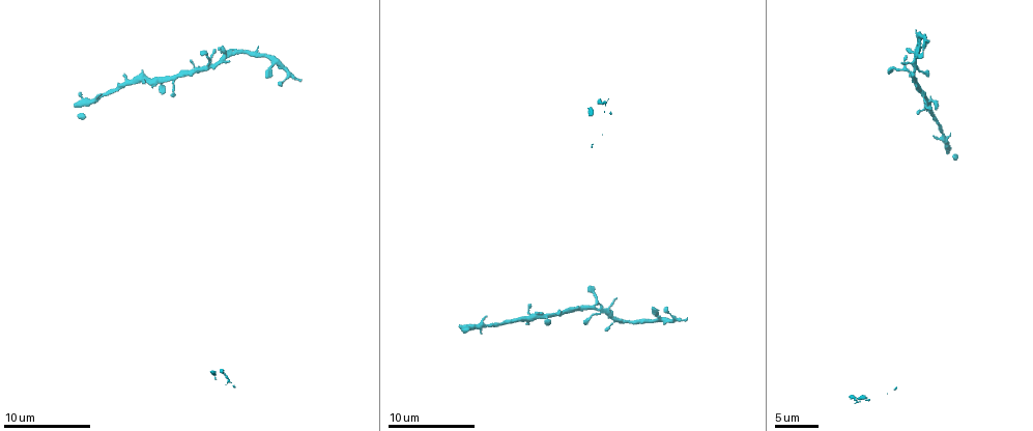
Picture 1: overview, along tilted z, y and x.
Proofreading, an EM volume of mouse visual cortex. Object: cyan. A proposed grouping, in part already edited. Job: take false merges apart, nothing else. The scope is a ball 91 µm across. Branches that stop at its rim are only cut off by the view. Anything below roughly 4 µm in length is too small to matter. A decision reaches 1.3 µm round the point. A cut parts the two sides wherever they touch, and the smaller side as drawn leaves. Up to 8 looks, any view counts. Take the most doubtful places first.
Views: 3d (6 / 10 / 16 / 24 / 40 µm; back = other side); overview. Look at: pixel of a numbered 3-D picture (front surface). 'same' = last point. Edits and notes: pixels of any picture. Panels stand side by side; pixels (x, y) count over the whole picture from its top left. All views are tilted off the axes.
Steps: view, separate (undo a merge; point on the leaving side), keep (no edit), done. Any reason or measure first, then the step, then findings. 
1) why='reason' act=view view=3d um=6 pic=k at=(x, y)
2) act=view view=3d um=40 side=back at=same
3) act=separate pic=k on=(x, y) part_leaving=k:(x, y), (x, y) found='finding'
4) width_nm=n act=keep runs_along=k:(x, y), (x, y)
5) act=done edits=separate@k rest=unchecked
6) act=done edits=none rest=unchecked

why='sudden change in width' act=view view=3d um=10 pic=1 at=(284, 68)

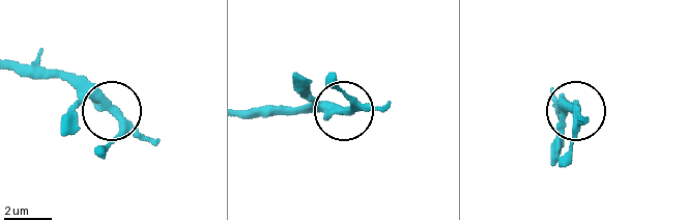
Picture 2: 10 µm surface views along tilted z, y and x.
act=keep runs_along=2:(16, 66), (76, 73), (151, 145) found='one neuron here'

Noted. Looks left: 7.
why='three-way junction' act=view view=3d um=10 pic=1 at=(923, 94)

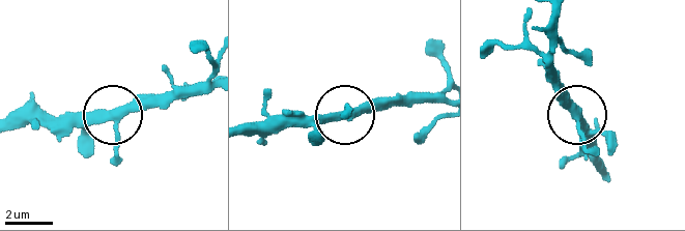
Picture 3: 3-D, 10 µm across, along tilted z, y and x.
act=view view=3d um=10 side=back pic=3 at=(110, 112)

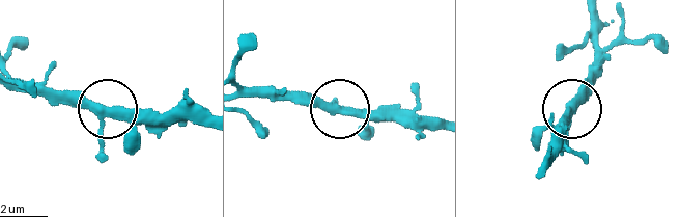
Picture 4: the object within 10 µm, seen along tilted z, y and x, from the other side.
width_nm=320 act=keep runs_along=4:(96, 159), (109, 113), (166, 114) found='continuous, no second neuron'

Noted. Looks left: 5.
why='four-way junction' act=view view=3d um=10 pic=1 at=(594, 310)

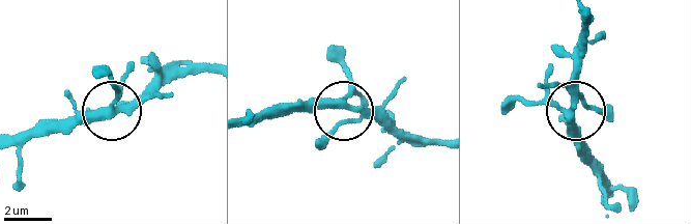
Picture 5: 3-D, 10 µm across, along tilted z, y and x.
act=view view=3d um=10 side=back pic=5 at=(112, 110)

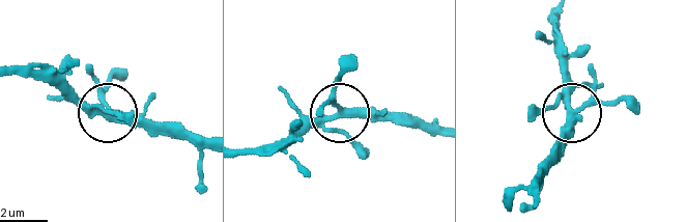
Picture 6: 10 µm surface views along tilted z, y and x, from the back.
width_nm=300 act=keep runs_along=6:(526, 209), (555, 163), (575, 112), (632, 99) found='one neuron here'

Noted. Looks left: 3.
why='three arms meet' act=view view=3d um=10 pic=1 at=(509, 322)

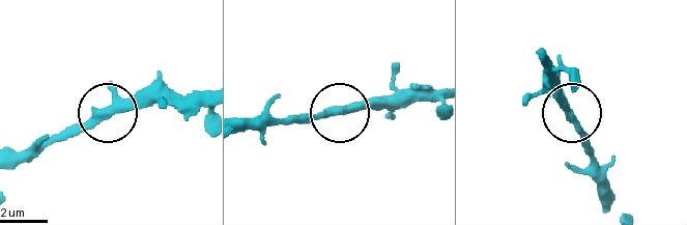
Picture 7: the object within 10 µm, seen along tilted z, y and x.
act=view view=3d um=6 pic=7 at=(107, 111)

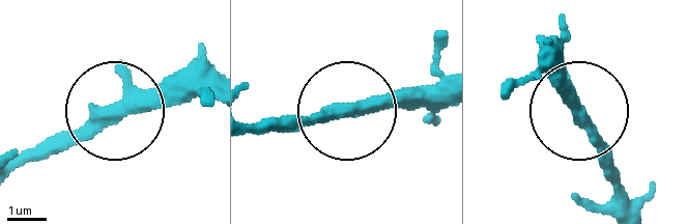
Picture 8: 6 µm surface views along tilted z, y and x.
act=keep runs_along=8:(443, 80), (268, 128) found='all the same neuron'

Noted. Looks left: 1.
act=done edits=none rest=unchecked

